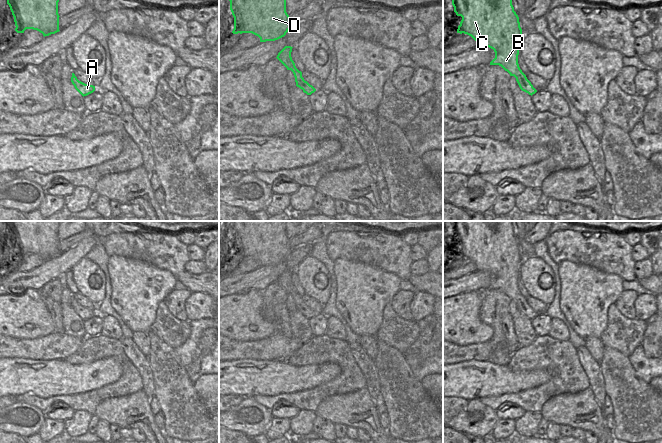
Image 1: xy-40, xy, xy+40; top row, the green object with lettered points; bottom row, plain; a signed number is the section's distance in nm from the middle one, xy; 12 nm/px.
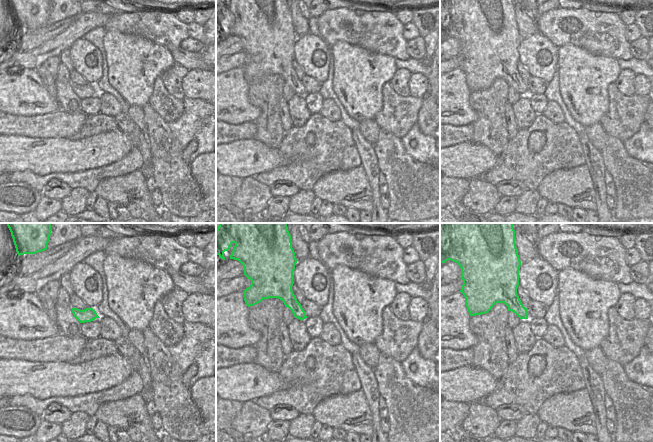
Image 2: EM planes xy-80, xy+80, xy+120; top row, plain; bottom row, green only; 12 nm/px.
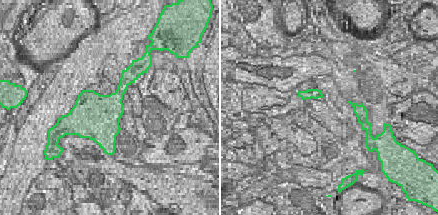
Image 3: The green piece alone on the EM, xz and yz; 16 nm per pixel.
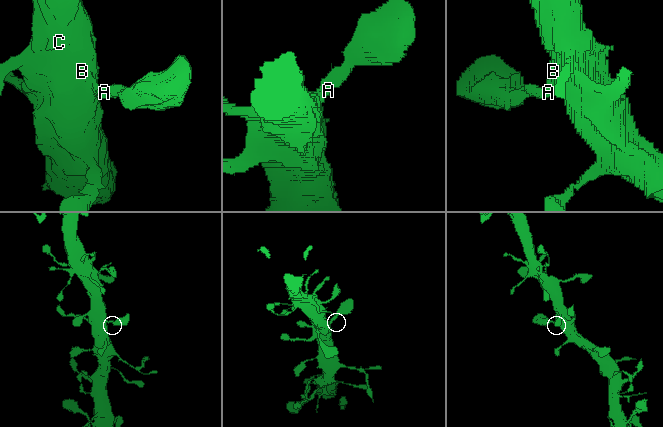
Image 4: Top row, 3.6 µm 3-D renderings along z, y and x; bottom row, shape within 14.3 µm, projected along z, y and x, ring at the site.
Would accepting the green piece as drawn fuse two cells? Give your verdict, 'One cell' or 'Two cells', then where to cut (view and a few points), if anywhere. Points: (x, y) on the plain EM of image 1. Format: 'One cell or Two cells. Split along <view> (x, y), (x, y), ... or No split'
One cell. No split

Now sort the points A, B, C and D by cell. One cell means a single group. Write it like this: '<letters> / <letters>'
A B C D

